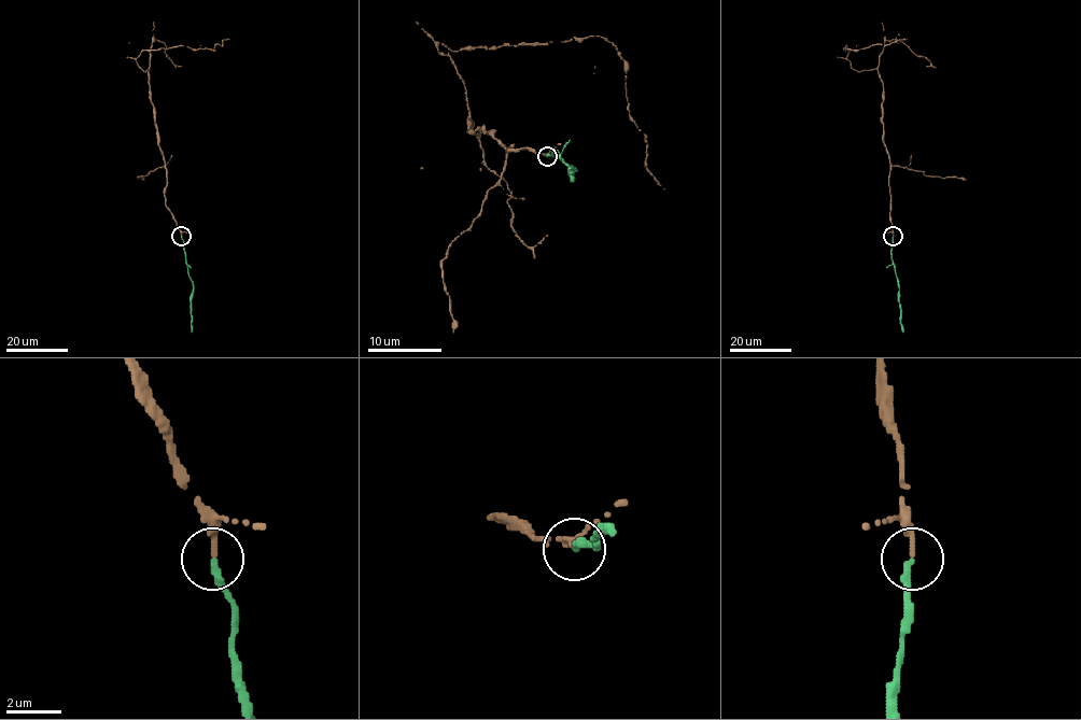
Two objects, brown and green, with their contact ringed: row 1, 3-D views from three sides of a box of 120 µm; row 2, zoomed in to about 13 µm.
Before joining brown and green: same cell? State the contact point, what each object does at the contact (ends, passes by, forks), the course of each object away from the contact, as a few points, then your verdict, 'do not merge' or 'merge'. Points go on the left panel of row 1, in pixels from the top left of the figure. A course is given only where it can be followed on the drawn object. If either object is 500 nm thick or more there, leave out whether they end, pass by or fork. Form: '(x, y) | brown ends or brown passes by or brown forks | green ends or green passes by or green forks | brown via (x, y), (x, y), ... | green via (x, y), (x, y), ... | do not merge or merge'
(181, 236) | brown ends | green ends | brown via (181, 236), (165, 203), (149, 69), (136, 59), (144, 50), (213, 50), (229, 39) | green via (181, 236), (193, 285), (192, 332) | merge

